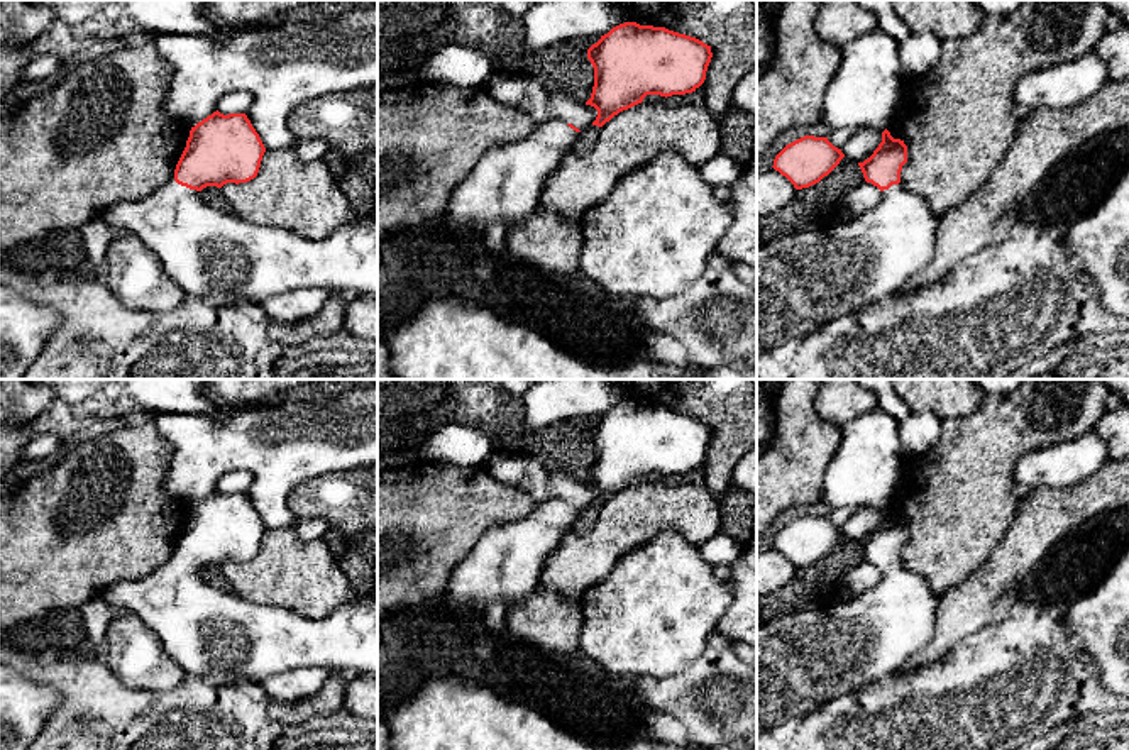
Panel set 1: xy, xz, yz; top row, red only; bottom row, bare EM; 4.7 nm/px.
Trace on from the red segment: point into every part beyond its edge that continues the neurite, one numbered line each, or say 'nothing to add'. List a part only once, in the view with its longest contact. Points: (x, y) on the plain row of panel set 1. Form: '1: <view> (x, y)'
1: xy (214, 634)

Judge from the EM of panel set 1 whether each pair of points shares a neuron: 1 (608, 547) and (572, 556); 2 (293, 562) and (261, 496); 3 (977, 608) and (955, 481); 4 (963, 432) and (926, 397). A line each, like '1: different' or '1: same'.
1: same
2: different
3: different
4: different

